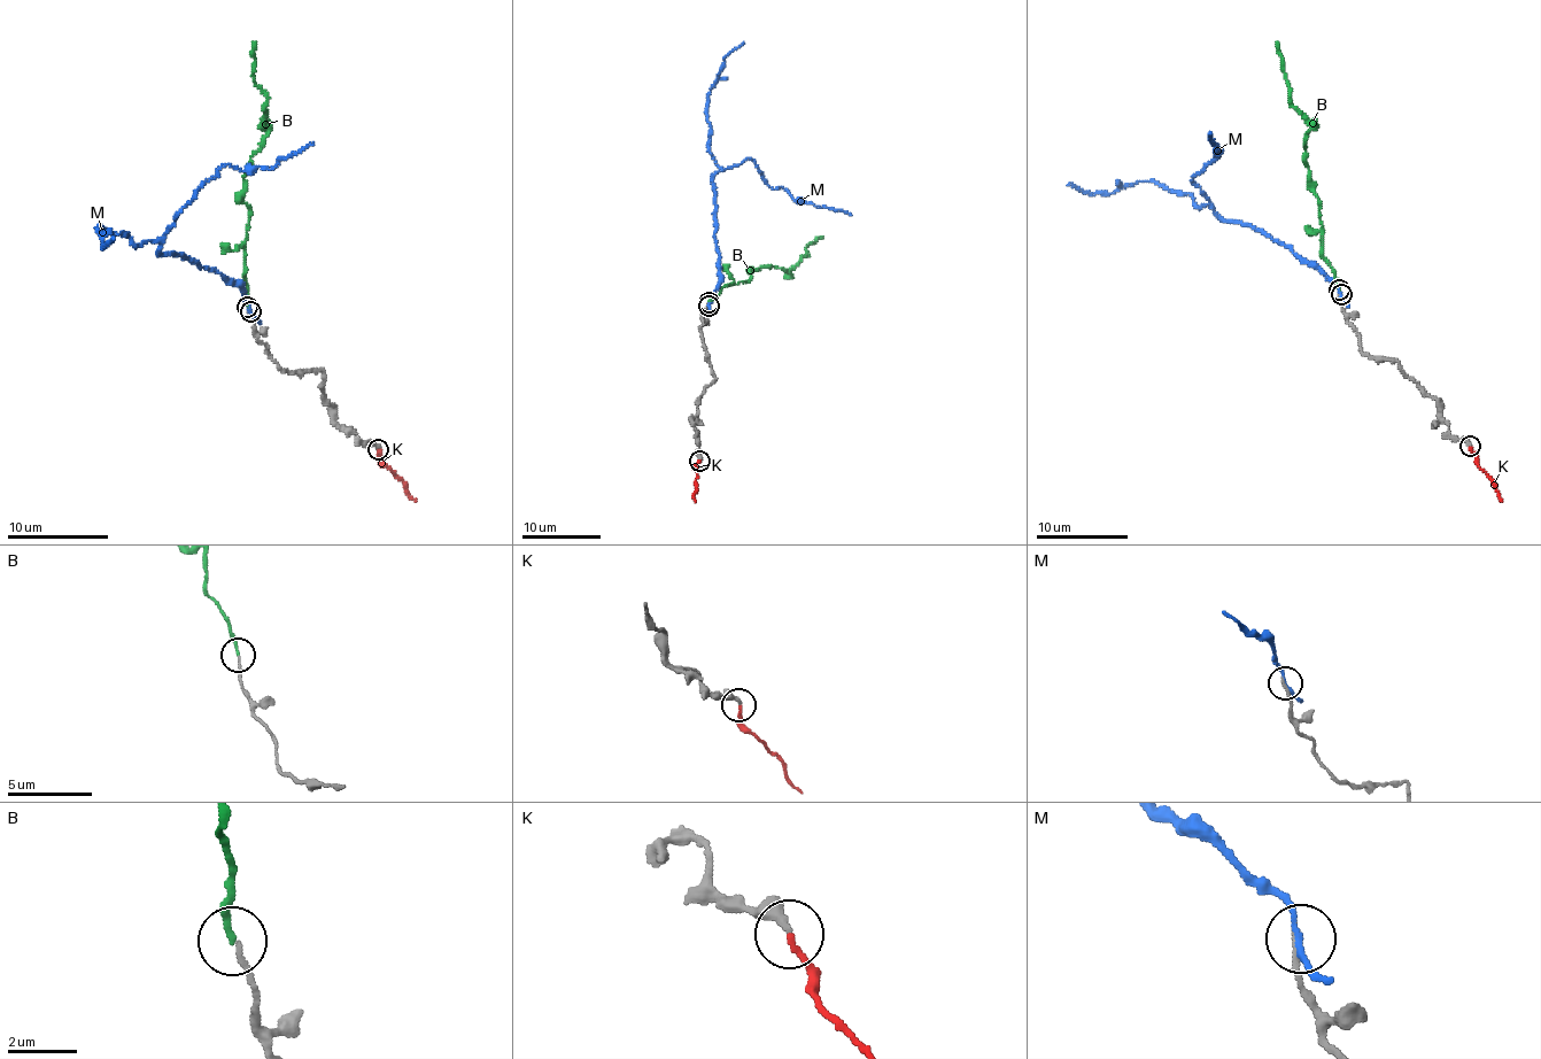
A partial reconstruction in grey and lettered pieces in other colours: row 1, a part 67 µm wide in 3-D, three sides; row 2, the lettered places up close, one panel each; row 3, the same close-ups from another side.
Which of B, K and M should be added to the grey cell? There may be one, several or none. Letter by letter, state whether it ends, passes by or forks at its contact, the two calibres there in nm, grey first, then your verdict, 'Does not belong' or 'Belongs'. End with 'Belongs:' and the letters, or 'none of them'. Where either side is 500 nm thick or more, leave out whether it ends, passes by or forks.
B: It ends there. Thickness 120 nm (grey) against 160 nm. Belongs
K: It ends there. Thickness 260 nm (grey) against 170 nm. Belongs
M: It passes by. Thickness 170 nm (grey) against 160 nm. Does not belong
Belongs: B, K

